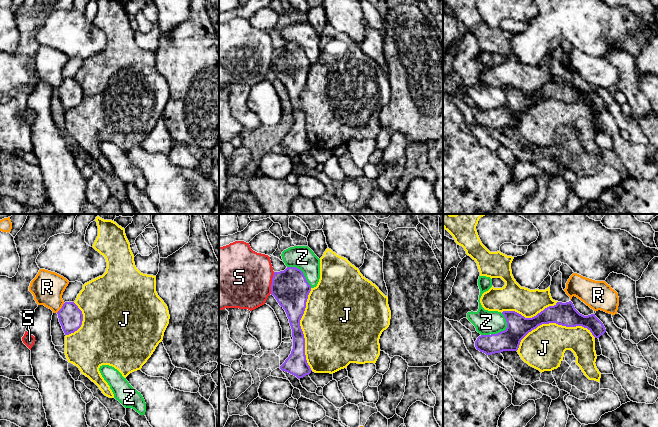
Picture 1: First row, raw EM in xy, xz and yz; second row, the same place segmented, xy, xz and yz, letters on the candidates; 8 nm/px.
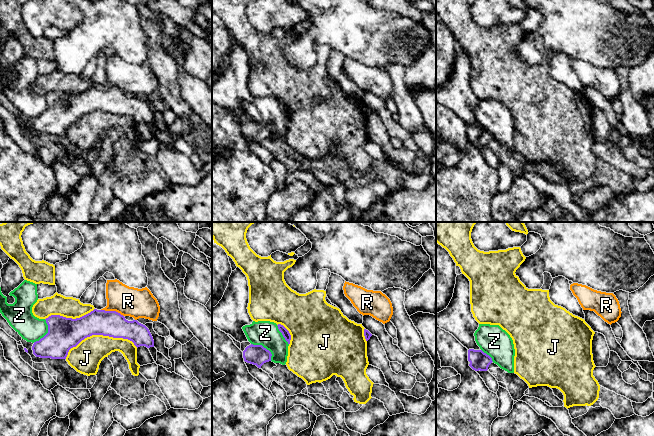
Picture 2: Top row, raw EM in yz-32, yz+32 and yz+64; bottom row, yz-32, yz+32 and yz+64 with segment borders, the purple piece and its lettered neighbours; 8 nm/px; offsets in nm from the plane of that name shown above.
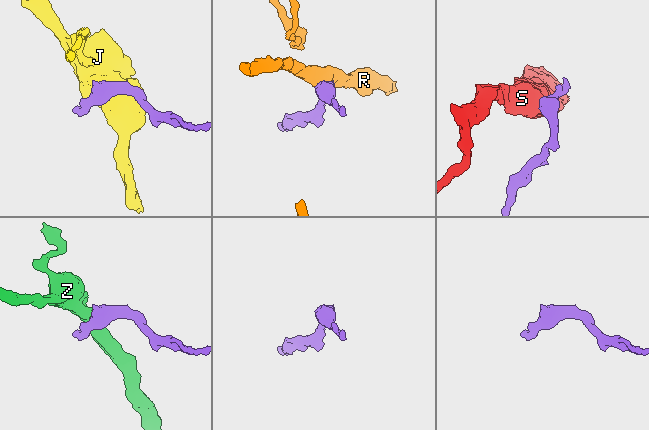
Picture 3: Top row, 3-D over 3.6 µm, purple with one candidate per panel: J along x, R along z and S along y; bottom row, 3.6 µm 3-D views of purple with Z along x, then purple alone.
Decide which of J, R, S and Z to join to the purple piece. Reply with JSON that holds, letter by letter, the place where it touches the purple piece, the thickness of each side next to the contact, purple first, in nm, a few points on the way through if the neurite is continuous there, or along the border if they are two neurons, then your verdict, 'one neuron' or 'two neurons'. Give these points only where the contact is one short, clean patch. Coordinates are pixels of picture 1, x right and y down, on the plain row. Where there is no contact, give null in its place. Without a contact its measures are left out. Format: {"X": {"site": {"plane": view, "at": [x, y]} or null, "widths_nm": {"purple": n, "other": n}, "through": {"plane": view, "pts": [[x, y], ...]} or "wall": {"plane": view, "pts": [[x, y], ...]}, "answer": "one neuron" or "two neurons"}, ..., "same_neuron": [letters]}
{"J": {"site": {"plane": "yz", "at": [553, 98]}, "widths_nm": {"purple": 190, "other": 340}, "answer": "two neurons"}, "R": {"site": {"plane": "xy", "at": [61, 84]}, "widths_nm": {"purple": 190, "other": 260}, "answer": "two neurons"}, "S": {"site": {"plane": "xz", "at": [272, 59]}, "widths_nm": {"purple": 300, "other": 480}, "wall": {"plane": "xz", "pts": [[274, 48], [271, 54], [270, 69]]}, "answer": "two neurons"}, "Z": {"site": {"plane": "xz", "at": [302, 48]}, "widths_nm": {"purple": 300, "other": 190}, "answer": "two neurons"}, "same_neuron": []}

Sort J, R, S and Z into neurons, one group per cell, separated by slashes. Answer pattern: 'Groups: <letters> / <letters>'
Groups: J / R / S / Z

